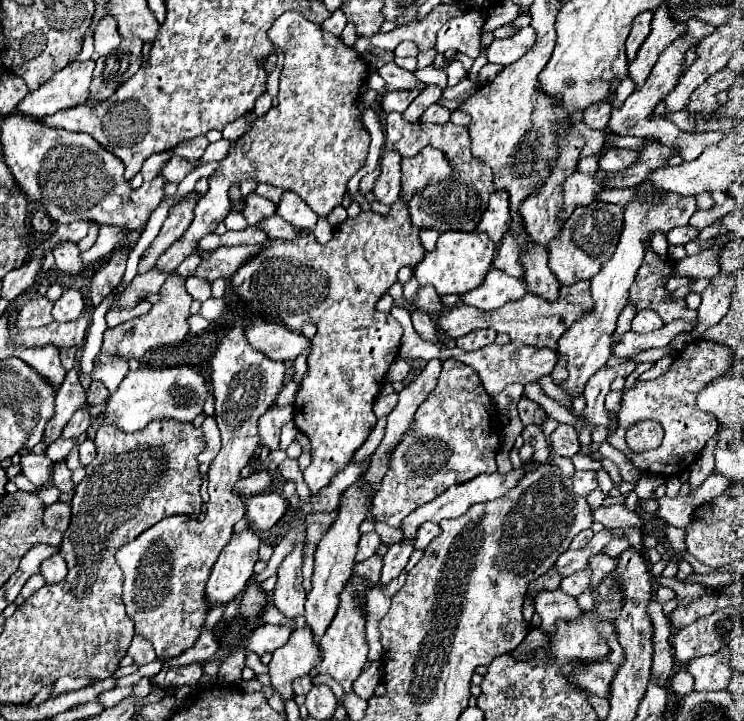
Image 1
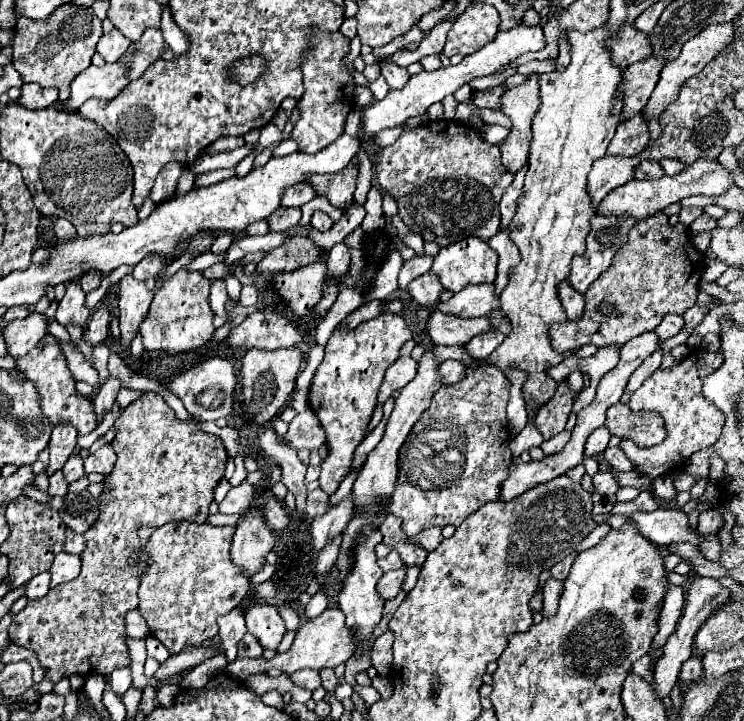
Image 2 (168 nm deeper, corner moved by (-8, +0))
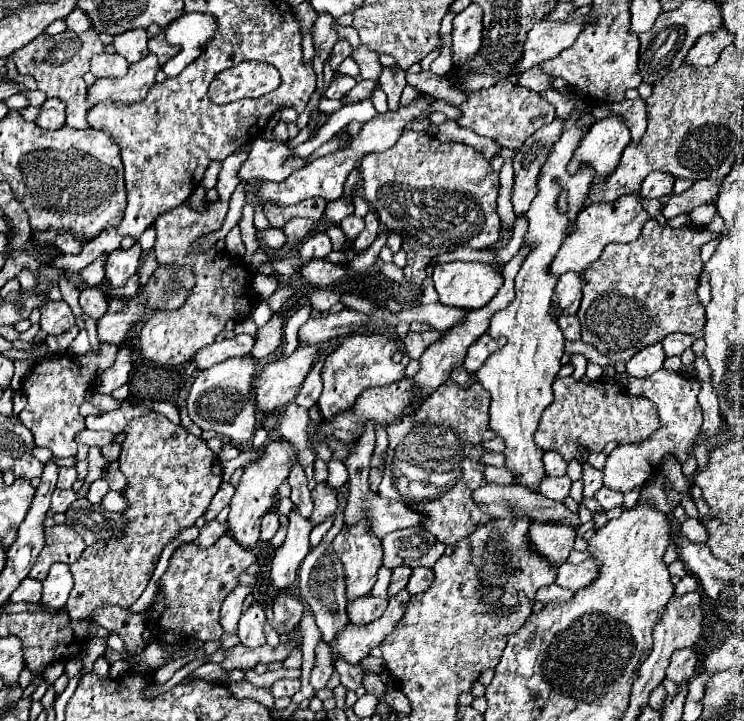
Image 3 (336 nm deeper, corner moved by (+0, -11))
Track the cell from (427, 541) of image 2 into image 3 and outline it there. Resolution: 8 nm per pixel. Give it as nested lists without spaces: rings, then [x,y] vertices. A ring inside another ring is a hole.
[[[409,527],[388,533],[382,539],[384,565],[388,569],[396,565],[408,567],[432,567],[444,553],[444,545],[424,527]]]

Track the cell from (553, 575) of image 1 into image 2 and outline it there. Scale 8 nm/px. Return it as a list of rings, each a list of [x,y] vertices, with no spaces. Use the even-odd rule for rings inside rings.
[[[570,554],[570,556],[566,556],[564,560],[560,560],[560,564],[554,564],[552,566],[552,576],[554,578],[558,578],[558,580],[566,580],[568,578],[568,572],[570,572],[570,568],[572,568],[572,562],[574,562],[574,558],[576,558],[578,554]]]

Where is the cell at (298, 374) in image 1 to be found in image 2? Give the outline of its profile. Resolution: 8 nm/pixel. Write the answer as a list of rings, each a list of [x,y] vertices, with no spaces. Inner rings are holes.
[[[350,250],[350,252],[352,252],[352,266],[350,266],[350,272],[348,272],[348,276],[344,278],[344,282],[342,282],[342,286],[340,286],[338,300],[336,300],[334,306],[328,310],[328,314],[324,316],[324,320],[316,326],[316,342],[318,342],[318,346],[326,346],[328,338],[330,338],[330,334],[336,330],[336,326],[338,326],[350,312],[354,312],[358,306],[362,306],[362,304],[366,304],[366,302],[370,302],[370,300],[386,300],[392,292],[398,290],[398,272],[400,272],[400,268],[402,268],[402,264],[404,264],[398,250],[394,250],[394,252],[390,252],[390,254],[386,256],[386,264],[378,268],[374,280],[368,280],[368,278],[362,274],[362,272],[364,272],[362,250]]]

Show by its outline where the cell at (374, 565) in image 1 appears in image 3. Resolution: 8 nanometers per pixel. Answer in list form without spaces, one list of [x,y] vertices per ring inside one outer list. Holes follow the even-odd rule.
[[[402,565],[402,567],[394,567],[392,569],[392,579],[390,579],[390,587],[388,587],[388,595],[396,595],[400,589],[406,587],[408,583],[408,575],[412,573],[410,567]]]

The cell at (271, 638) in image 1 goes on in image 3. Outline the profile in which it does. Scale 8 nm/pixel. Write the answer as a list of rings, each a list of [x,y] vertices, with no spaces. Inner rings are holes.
[[[252,605],[250,609],[244,611],[244,615],[240,617],[240,623],[238,623],[238,637],[240,637],[242,645],[246,645],[246,647],[266,645],[264,621],[266,621],[266,615],[260,605]]]

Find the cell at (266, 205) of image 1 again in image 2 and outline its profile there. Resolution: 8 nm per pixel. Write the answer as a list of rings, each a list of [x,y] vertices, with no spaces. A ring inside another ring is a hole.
[[[278,208],[270,218],[268,218],[268,224],[270,224],[270,230],[272,232],[284,232],[292,226],[298,224],[302,212],[300,208]]]

